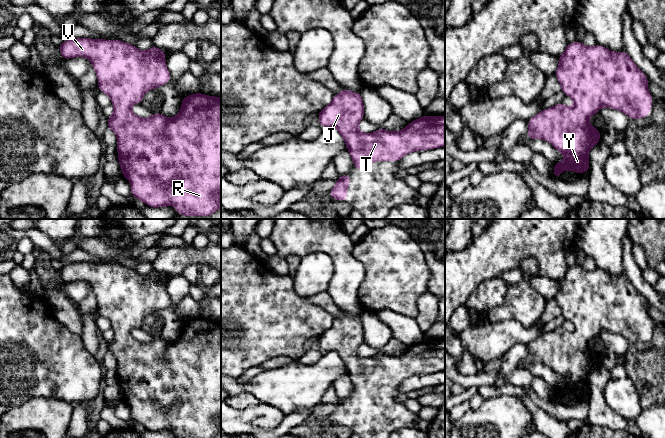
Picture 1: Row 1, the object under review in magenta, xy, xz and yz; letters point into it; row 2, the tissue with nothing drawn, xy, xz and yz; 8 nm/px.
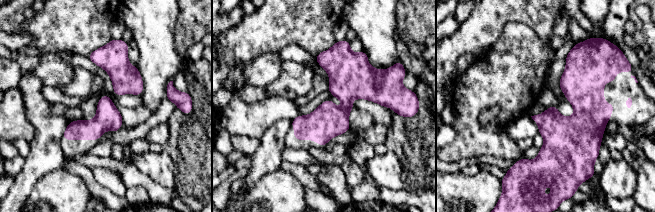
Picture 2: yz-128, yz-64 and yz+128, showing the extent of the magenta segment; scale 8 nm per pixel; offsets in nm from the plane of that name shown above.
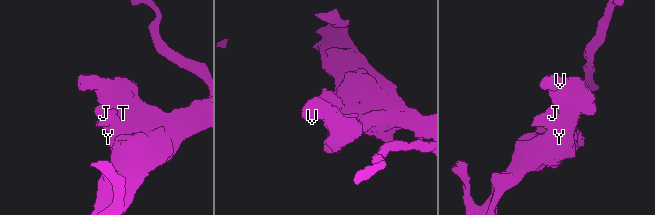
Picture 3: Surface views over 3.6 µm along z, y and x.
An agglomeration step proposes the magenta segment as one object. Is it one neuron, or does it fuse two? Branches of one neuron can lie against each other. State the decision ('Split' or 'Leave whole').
Leave whole

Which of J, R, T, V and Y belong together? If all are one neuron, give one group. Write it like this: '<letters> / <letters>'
J R T V Y

